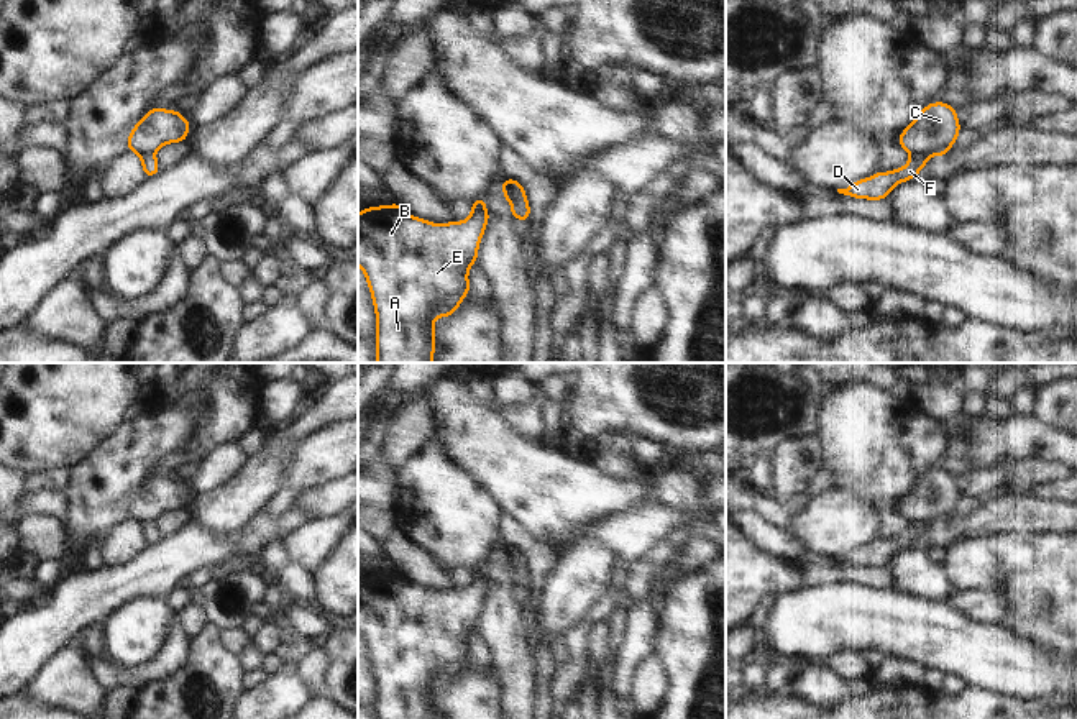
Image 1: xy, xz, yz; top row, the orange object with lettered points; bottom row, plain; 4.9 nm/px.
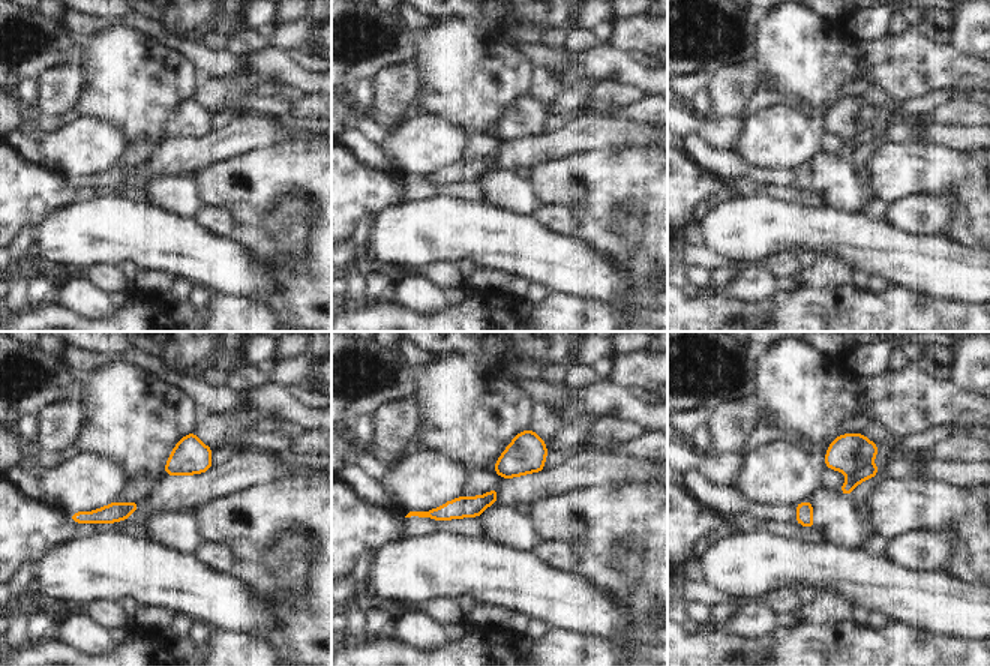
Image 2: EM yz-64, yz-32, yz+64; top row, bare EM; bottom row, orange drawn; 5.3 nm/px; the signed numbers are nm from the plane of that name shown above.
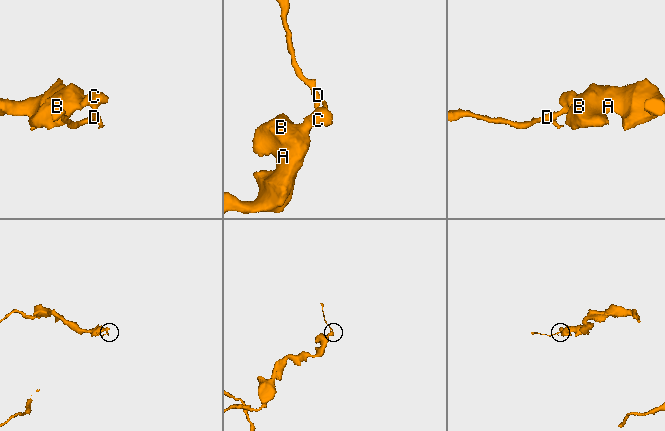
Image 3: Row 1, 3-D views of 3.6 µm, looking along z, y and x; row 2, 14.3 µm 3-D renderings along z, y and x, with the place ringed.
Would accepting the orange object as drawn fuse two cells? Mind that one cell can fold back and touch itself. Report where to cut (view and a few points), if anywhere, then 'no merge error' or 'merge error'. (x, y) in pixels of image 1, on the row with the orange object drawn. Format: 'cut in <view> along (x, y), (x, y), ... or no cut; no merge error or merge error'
cut in yz along (949, 148), (939, 148), (933, 153), (915, 153), (912, 156); merge error

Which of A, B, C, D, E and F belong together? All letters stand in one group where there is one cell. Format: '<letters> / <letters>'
A B C E / D F

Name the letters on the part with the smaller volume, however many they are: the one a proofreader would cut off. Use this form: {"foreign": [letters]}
{"foreign": ["D", "F"]}

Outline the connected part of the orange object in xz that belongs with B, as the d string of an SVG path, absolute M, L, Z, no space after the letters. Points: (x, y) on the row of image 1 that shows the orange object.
M484 197L471 202L471 215L461 222L432 223L407 213L401 204L374 205L358 213L358 266L366 276L376 312L376 363L433 363L433 323L438 317L453 315L470 294L468 272L478 261L488 222Z

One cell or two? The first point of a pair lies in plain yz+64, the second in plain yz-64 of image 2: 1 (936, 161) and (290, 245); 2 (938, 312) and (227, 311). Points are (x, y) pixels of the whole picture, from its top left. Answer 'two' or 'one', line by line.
1: one
2: one

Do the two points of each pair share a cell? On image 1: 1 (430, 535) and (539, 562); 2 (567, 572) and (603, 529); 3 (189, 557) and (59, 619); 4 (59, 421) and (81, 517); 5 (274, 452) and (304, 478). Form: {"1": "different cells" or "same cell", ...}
{"1": "different cells", "2": "different cells", "3": "same cell", "4": "different cells", "5": "different cells"}

